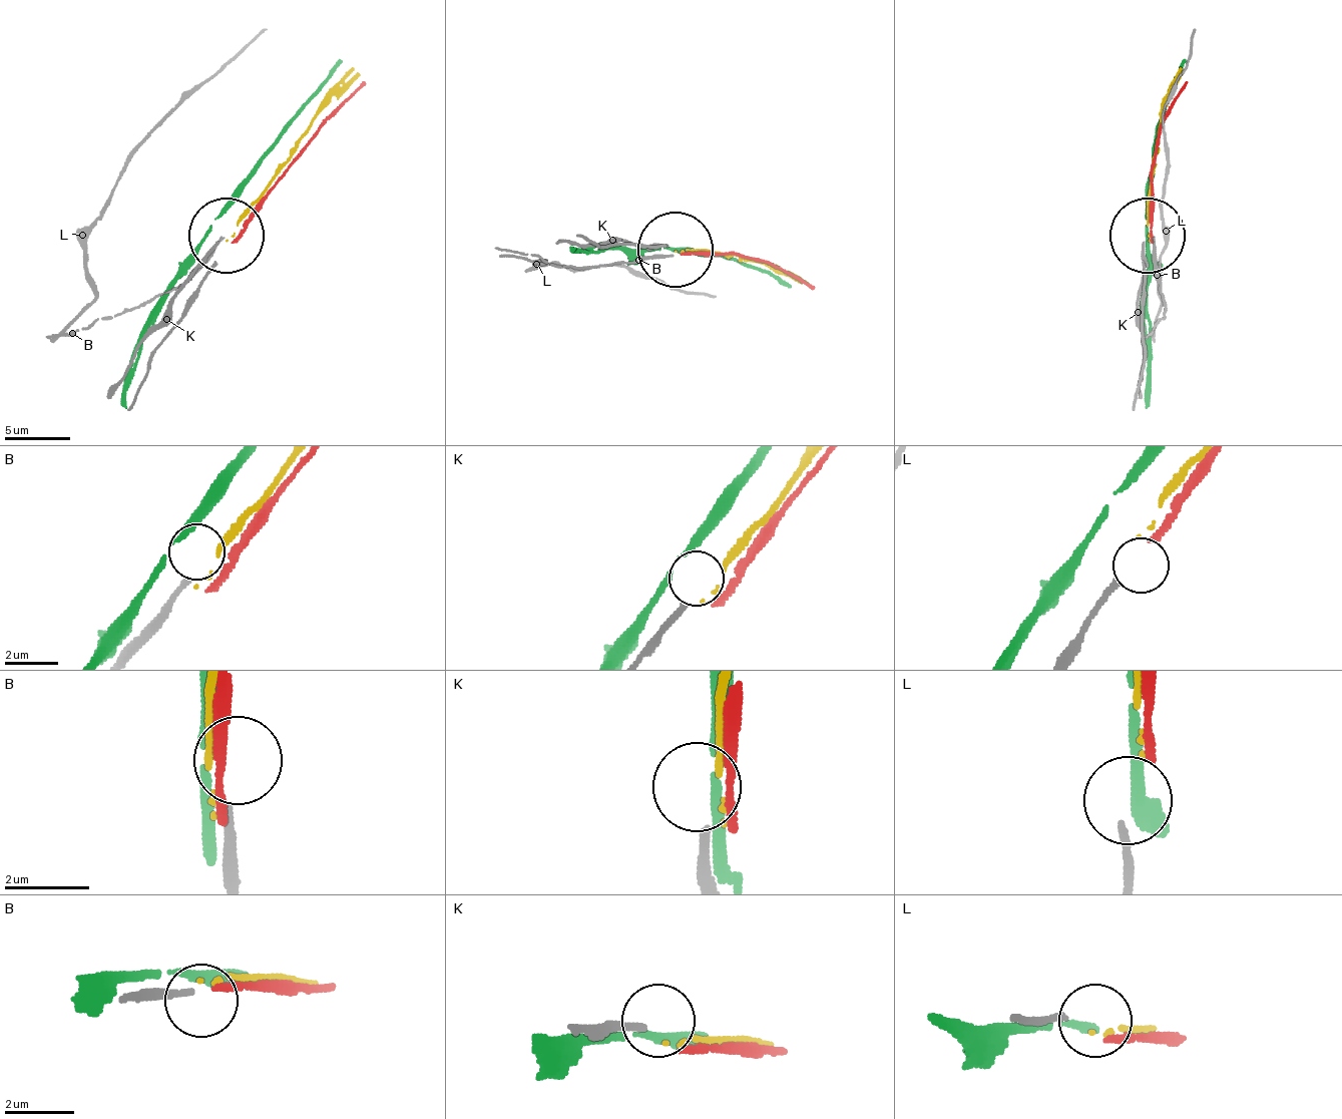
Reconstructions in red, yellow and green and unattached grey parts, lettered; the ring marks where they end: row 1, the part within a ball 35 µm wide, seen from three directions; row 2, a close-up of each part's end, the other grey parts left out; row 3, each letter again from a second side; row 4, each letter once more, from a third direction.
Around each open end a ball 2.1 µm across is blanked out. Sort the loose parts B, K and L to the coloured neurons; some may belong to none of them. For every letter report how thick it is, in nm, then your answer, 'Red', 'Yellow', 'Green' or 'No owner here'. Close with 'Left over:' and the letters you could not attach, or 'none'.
B: Thickness 180 nm. No owner here
K: Thickness 220 nm. No owner here
L: Thickness 180 nm. No owner here
Left over: B, K, L

